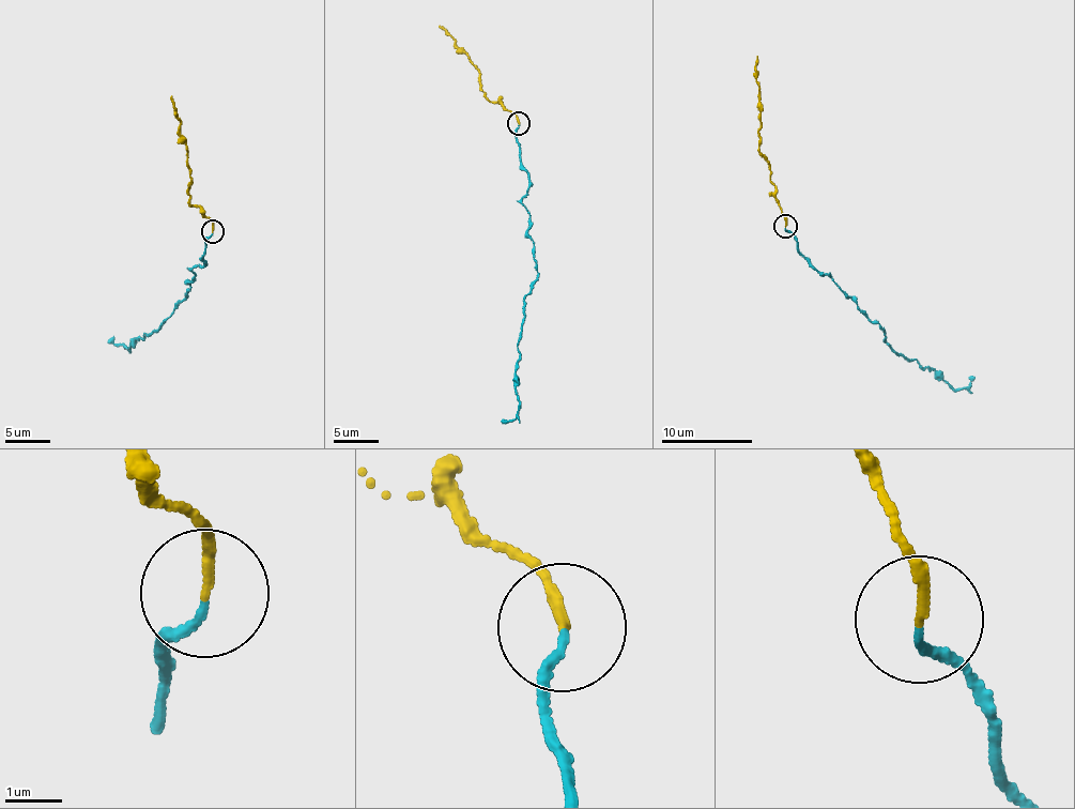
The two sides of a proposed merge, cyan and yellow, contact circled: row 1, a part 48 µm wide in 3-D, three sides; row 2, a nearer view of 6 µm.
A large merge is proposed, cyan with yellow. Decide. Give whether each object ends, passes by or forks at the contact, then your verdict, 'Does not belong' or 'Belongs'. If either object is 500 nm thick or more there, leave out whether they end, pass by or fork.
At the ring cyan ends. At the ring yellow ends. Does not belong

